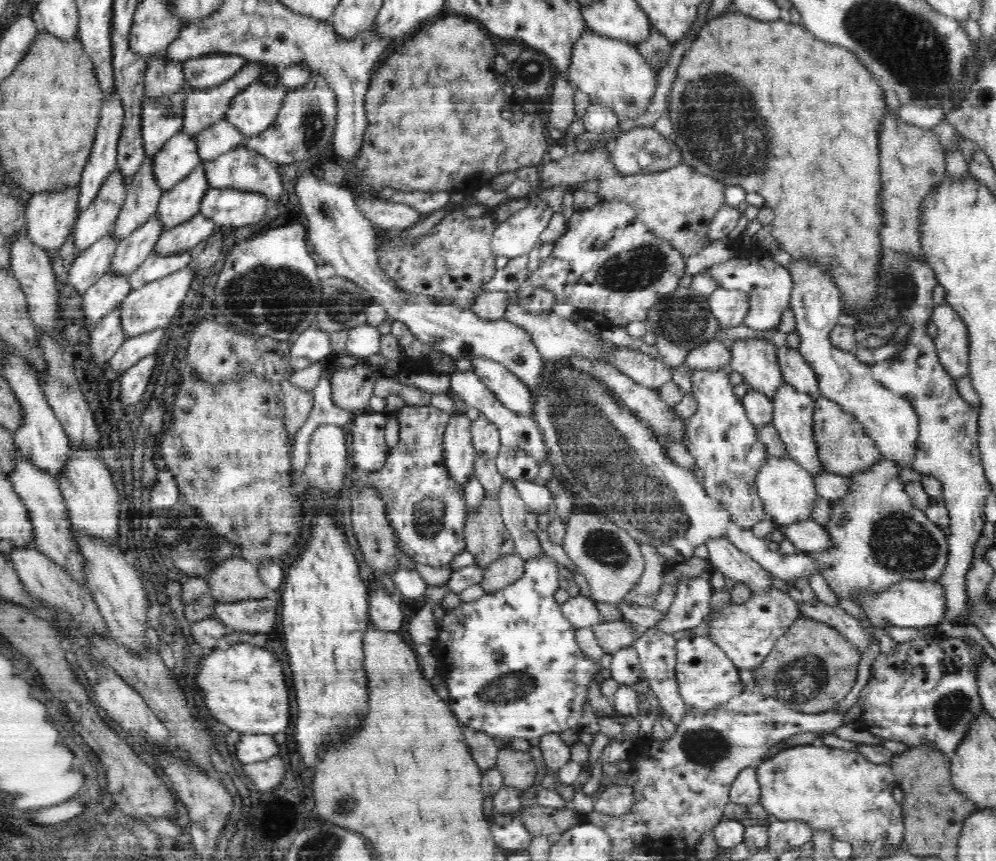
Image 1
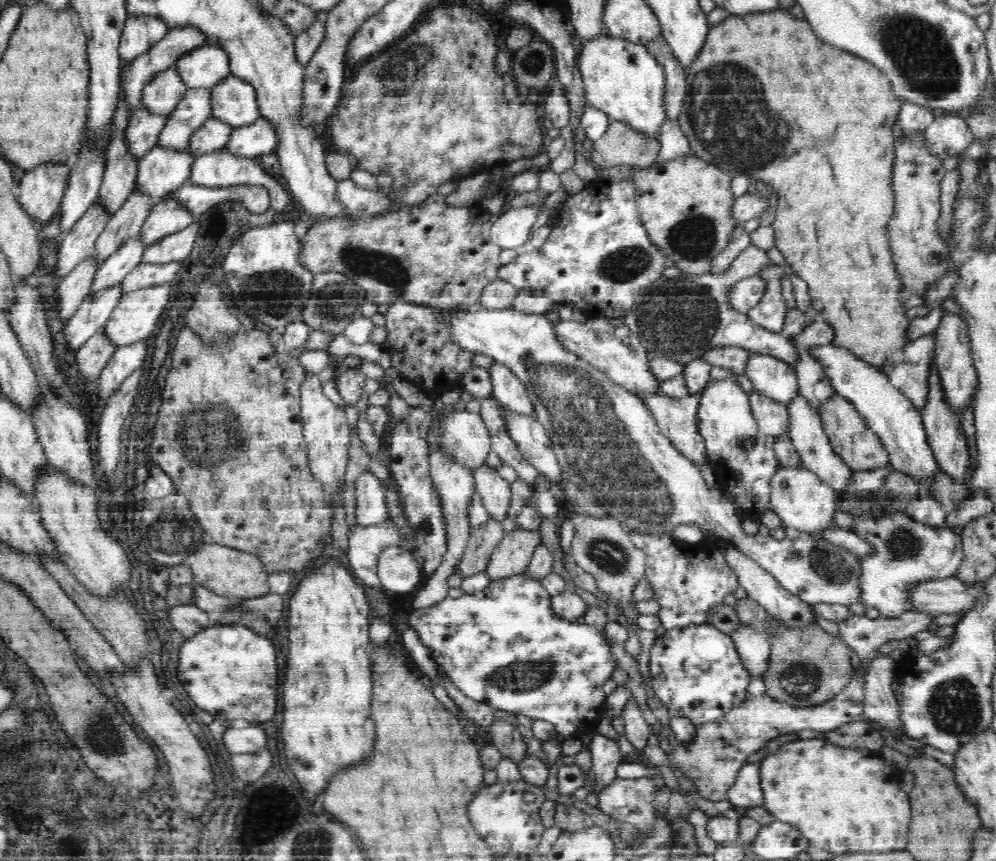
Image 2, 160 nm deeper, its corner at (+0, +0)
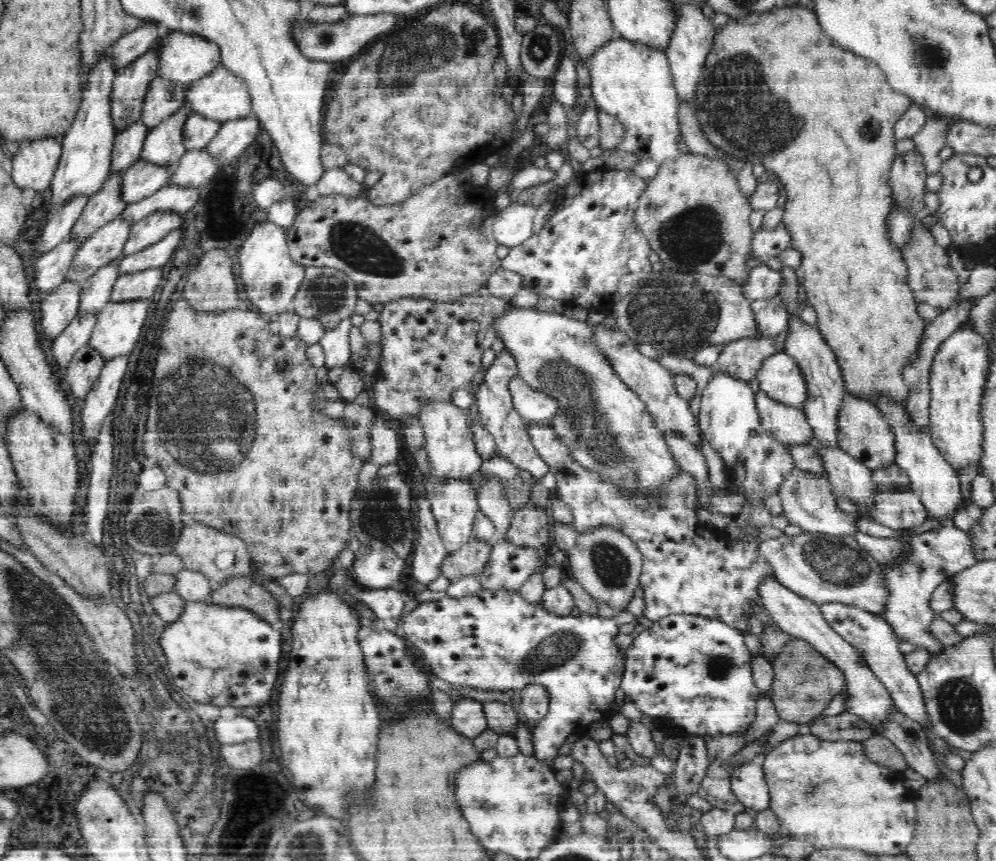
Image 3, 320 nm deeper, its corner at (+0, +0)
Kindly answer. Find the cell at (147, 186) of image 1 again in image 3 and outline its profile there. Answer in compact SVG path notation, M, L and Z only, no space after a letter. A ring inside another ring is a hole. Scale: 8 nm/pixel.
M117 217L97 228L76 252L65 281L82 283L102 266L122 258L124 244L131 235L131 224L129 220Z

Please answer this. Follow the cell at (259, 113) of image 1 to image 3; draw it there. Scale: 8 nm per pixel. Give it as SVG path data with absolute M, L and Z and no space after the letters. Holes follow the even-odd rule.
M220 64L210 75L203 76L198 82L186 84L184 104L189 104L194 114L200 114L223 123L248 117L250 99L247 82Z

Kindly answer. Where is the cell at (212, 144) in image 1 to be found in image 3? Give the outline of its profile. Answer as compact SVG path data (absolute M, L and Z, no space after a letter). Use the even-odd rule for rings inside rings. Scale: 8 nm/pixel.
M192 114L183 124L183 143L187 150L202 150L217 135L222 122Z

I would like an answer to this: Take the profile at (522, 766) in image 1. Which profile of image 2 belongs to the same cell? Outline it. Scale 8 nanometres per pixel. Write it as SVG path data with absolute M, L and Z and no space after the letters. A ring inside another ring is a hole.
M495 718L488 734L488 742L496 745L502 756L508 757L518 764L524 758L527 744L523 741L514 721L509 718Z

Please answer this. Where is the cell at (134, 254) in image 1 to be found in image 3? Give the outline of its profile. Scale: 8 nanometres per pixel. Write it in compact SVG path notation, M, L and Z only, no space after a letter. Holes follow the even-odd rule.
M118 258L118 260L112 260L112 262L106 264L106 266L102 266L99 268L90 278L87 278L85 281L81 283L82 288L80 291L80 302L78 305L78 314L98 314L106 306L106 303L110 301L110 295L116 282L116 279L120 276L117 264L118 261L122 258Z

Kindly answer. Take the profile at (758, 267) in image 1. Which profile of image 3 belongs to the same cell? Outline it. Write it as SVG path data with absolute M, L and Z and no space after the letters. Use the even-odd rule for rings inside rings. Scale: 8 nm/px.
M774 295L766 300L753 300L751 310L756 318L762 338L778 336L785 332L790 318L789 311L780 295Z

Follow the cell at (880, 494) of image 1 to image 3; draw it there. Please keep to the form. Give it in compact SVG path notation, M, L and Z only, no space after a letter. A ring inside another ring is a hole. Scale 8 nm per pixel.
M944 526L916 536L898 536L903 544L903 553L897 563L890 563L881 568L883 586L885 586L884 617L891 624L896 636L907 643L924 648L931 657L937 656L945 646L930 631L930 624L938 617L930 607L931 596L935 588L949 577L978 562L972 539L965 530Z

